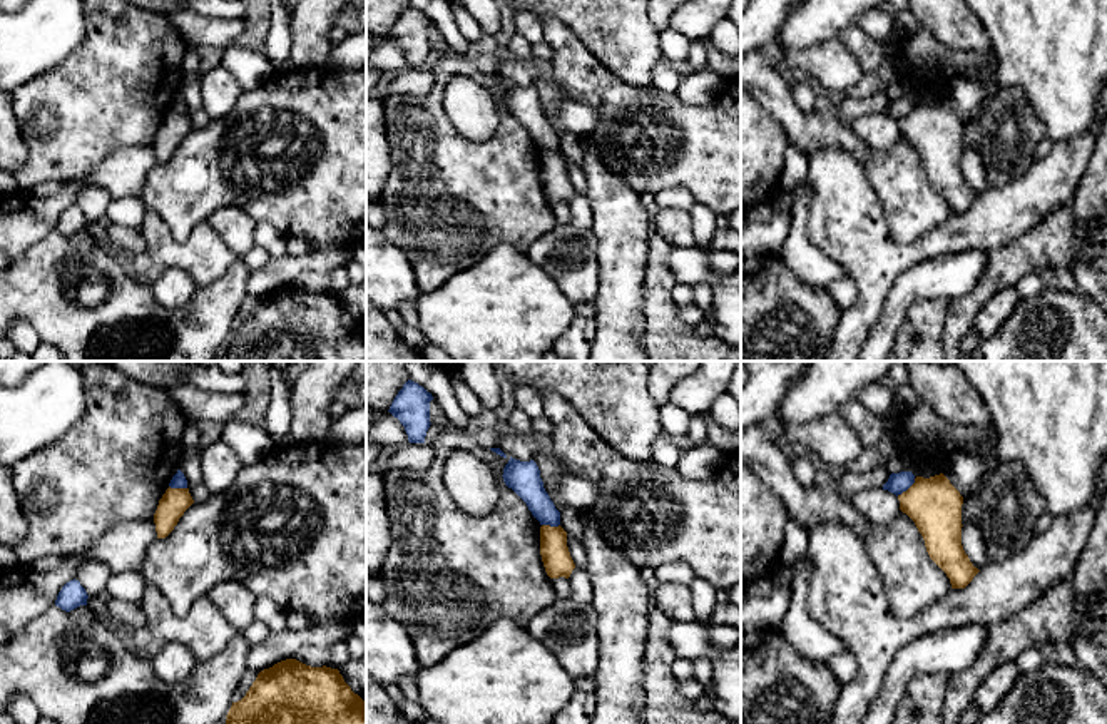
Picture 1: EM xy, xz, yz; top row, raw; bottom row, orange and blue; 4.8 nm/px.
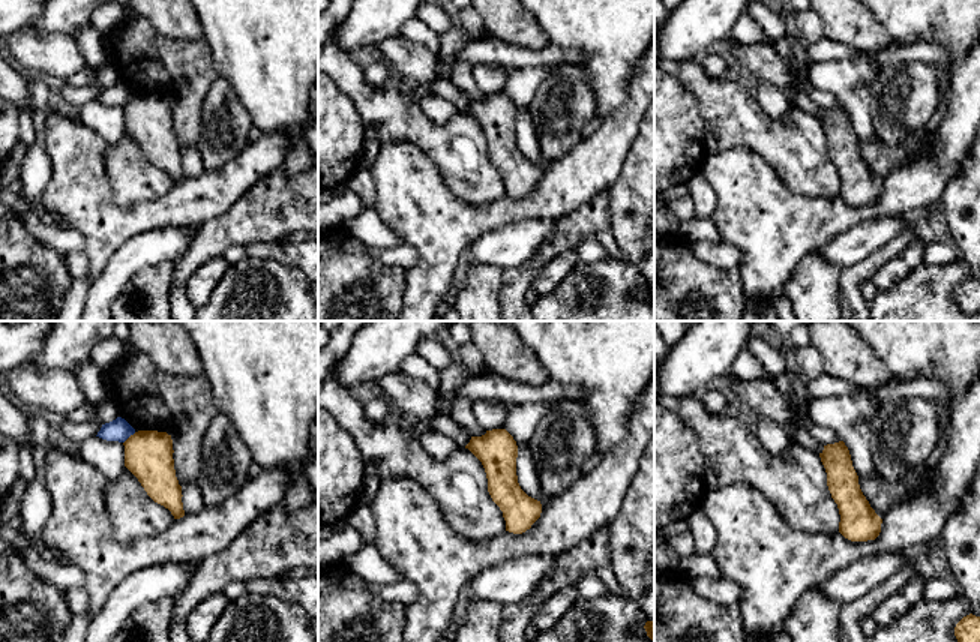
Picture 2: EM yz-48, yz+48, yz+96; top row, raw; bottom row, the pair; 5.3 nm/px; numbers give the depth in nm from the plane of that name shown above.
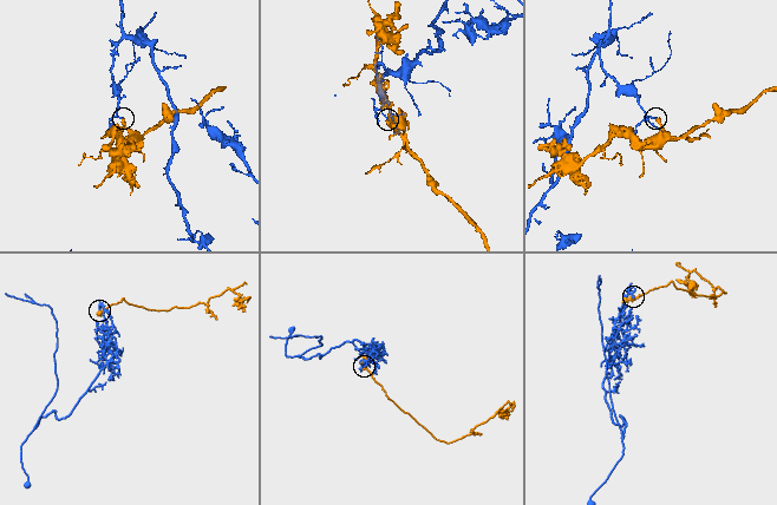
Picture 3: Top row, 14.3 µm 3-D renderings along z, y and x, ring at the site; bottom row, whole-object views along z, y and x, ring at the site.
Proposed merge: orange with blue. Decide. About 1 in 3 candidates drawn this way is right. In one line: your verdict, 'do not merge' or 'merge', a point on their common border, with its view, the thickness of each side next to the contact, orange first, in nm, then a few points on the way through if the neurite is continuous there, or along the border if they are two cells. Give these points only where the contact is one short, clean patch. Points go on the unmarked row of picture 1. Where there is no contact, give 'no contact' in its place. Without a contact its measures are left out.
do not merge; meets orange in yz at (908, 114); 260 nm thick on the orange side, 100 nm on the other; border along yz (915, 104), (897, 121)

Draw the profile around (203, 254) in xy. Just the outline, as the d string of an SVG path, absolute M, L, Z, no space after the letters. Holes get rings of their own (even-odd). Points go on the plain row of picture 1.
M145 209L142 236L156 268L186 271L196 288L216 283L237 259L207 221L199 222L184 241L177 241L162 217Z

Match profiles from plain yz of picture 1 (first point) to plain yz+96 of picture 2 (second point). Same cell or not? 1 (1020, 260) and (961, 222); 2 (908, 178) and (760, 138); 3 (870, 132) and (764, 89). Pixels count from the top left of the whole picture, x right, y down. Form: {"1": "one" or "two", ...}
{"1": "two", "2": "one", "3": "one"}

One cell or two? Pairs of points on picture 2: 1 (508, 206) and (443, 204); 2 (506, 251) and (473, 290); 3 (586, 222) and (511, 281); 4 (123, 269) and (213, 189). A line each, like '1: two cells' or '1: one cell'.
1: one cell
2: two cells
3: one cell
4: two cells

